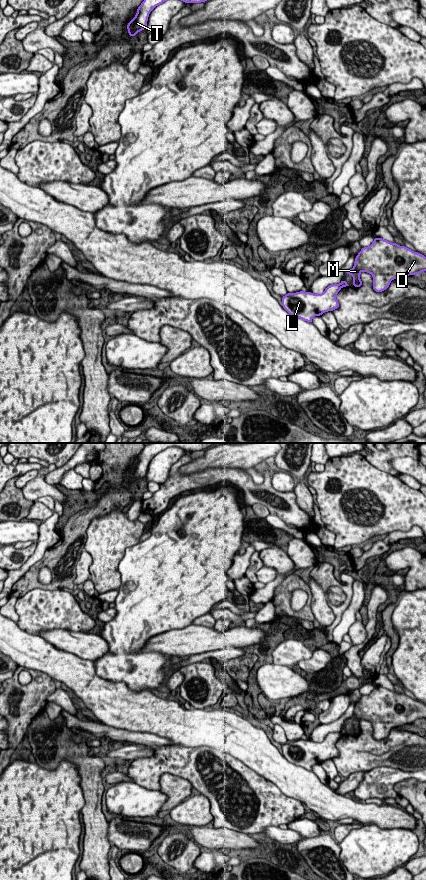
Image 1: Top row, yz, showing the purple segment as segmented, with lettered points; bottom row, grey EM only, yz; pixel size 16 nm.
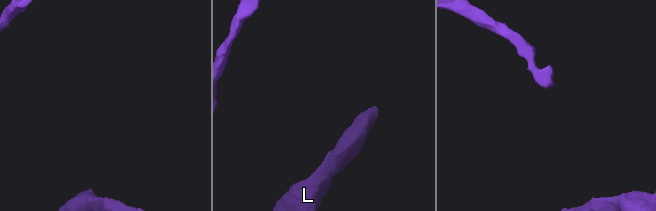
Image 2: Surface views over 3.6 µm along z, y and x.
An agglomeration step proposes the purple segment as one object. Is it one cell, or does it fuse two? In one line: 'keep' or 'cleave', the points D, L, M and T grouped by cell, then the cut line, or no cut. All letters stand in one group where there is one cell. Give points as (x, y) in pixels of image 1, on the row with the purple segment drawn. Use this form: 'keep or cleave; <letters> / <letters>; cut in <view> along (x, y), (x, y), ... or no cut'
cleave; D M / L T; cut in yz along (339, 284), (341, 287)

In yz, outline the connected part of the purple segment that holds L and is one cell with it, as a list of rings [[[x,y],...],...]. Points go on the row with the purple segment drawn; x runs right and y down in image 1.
[[[332,284],[322,294],[305,291],[287,293],[282,297],[282,306],[290,315],[312,323],[315,316],[339,308],[336,295],[341,288],[340,284]]]

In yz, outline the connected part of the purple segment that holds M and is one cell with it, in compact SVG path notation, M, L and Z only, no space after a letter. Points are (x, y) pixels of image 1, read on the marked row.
M375 237L370 246L358 253L354 267L345 272L353 276L355 288L362 286L362 271L372 275L373 289L379 293L386 290L393 279L426 271L426 257L405 246Z

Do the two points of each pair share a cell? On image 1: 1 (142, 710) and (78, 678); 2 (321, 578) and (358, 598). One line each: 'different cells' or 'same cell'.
1: same cell
2: different cells

